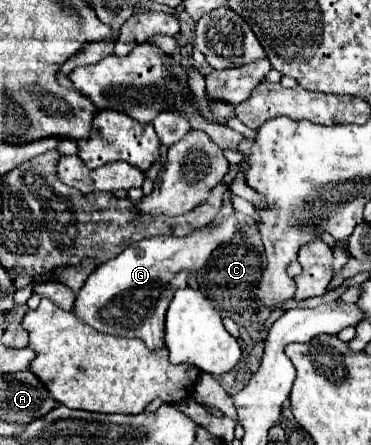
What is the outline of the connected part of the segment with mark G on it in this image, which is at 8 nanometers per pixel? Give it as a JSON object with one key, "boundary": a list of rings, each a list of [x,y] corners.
{"boundary":[[[234,215],[220,225],[208,225],[186,237],[150,237],[142,239],[118,257],[98,265],[86,279],[86,285],[78,291],[74,301],[74,313],[86,321],[86,325],[98,329],[98,333],[140,339],[148,349],[164,347],[164,313],[174,297],[174,291],[186,287],[190,273],[198,273],[210,259],[212,251],[232,239],[236,229]]]}

